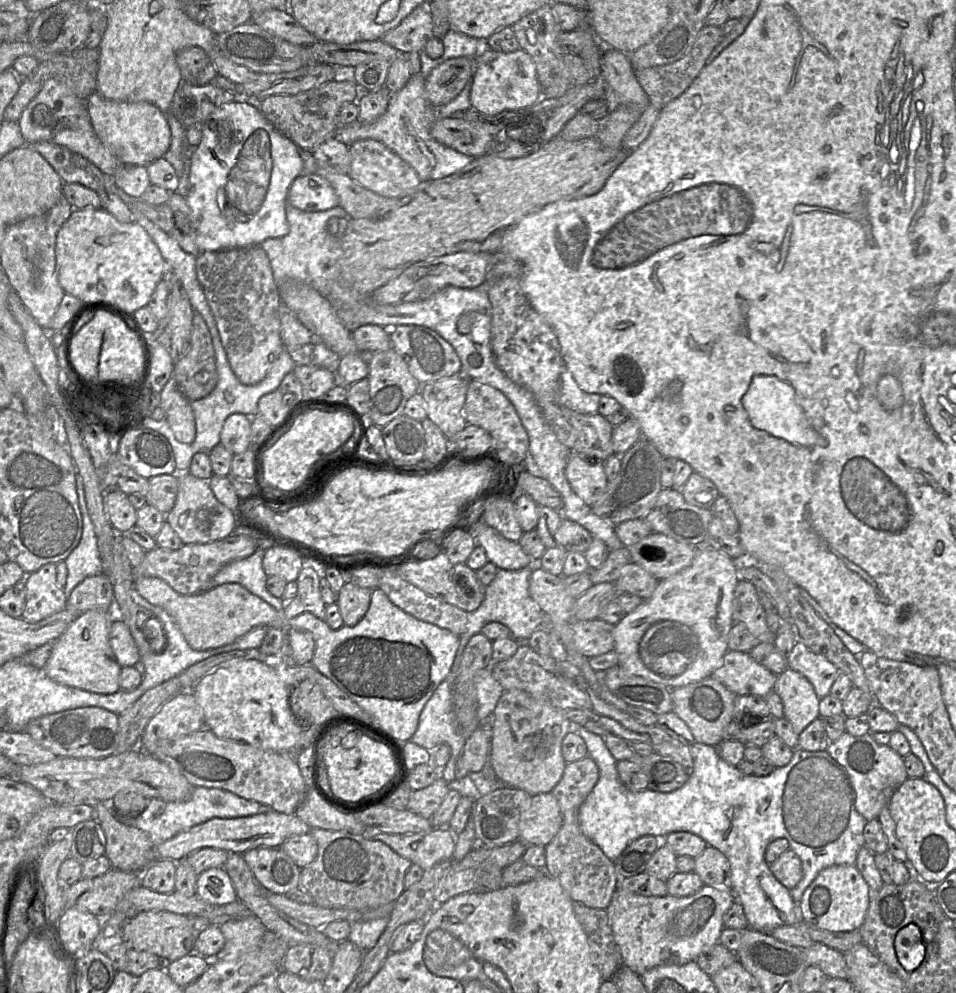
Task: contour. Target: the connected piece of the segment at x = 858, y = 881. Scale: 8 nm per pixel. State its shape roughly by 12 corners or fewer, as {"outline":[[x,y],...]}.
{"outline":[[856,865],[823,869],[799,921],[859,930],[869,886]]}

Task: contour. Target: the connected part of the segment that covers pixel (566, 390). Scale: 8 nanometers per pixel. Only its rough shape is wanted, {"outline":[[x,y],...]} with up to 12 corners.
{"outline":[[571,372],[560,376],[559,403],[598,413],[601,395],[581,390]]}

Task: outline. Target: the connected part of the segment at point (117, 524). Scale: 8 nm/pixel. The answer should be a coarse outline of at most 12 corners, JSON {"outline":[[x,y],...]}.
{"outline":[[120,490],[104,493],[112,527],[126,533],[136,525],[137,509]]}

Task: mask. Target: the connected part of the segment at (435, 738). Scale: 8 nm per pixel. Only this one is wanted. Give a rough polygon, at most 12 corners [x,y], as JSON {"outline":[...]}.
{"outline":[[450,671],[425,704],[410,741],[449,745],[442,778],[456,779],[465,740],[457,730]]}

